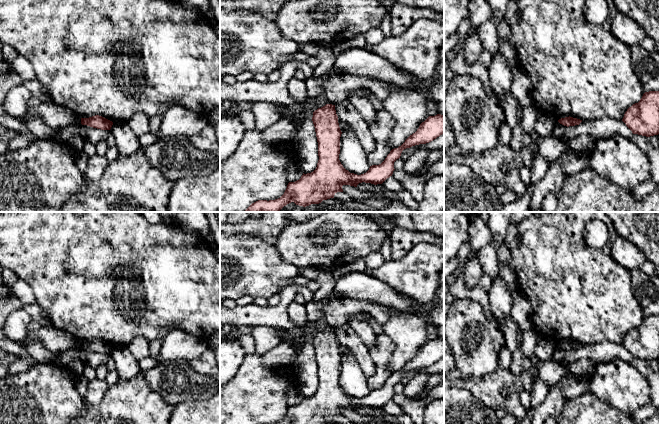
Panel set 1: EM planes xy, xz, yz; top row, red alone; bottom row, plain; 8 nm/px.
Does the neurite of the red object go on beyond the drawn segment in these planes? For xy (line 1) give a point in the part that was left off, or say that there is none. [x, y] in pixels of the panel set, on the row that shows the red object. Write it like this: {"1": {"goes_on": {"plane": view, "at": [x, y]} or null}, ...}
{"1": {"goes_on": null}}

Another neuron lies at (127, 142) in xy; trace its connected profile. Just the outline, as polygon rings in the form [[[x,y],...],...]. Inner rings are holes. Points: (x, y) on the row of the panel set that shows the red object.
[[[114,122],[110,131],[115,138],[119,157],[131,155],[140,149],[139,137],[131,130],[127,122]]]

